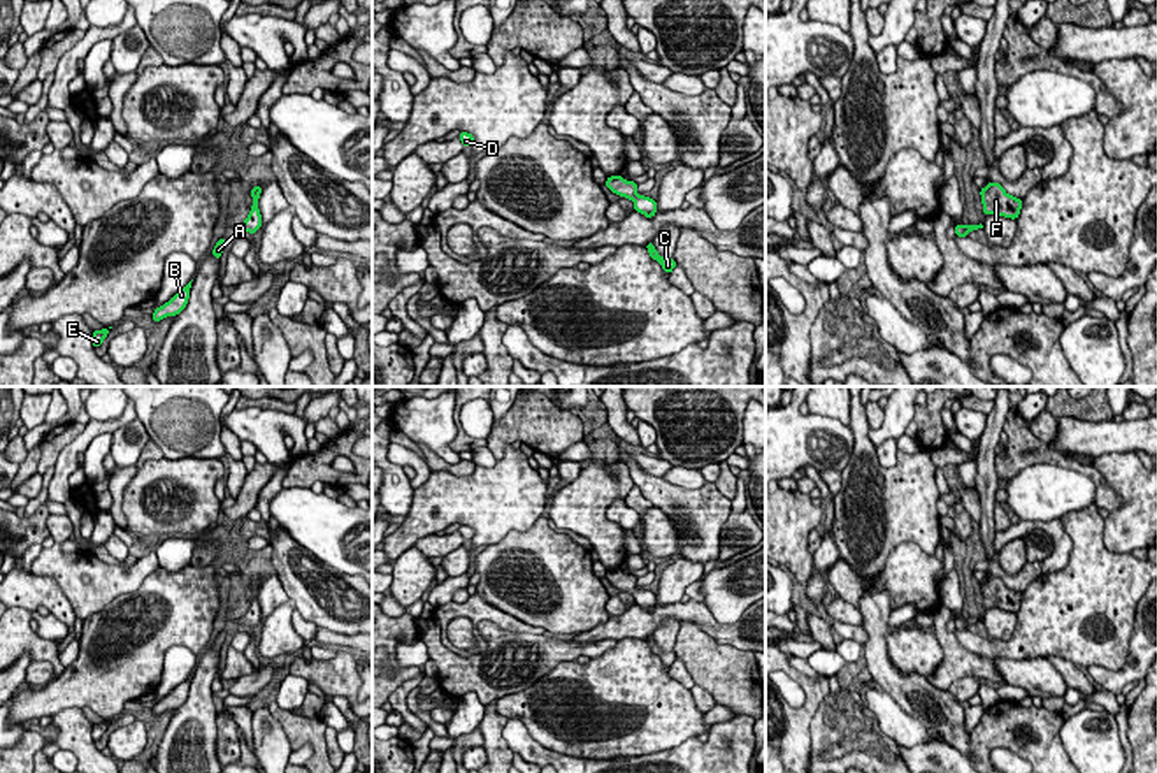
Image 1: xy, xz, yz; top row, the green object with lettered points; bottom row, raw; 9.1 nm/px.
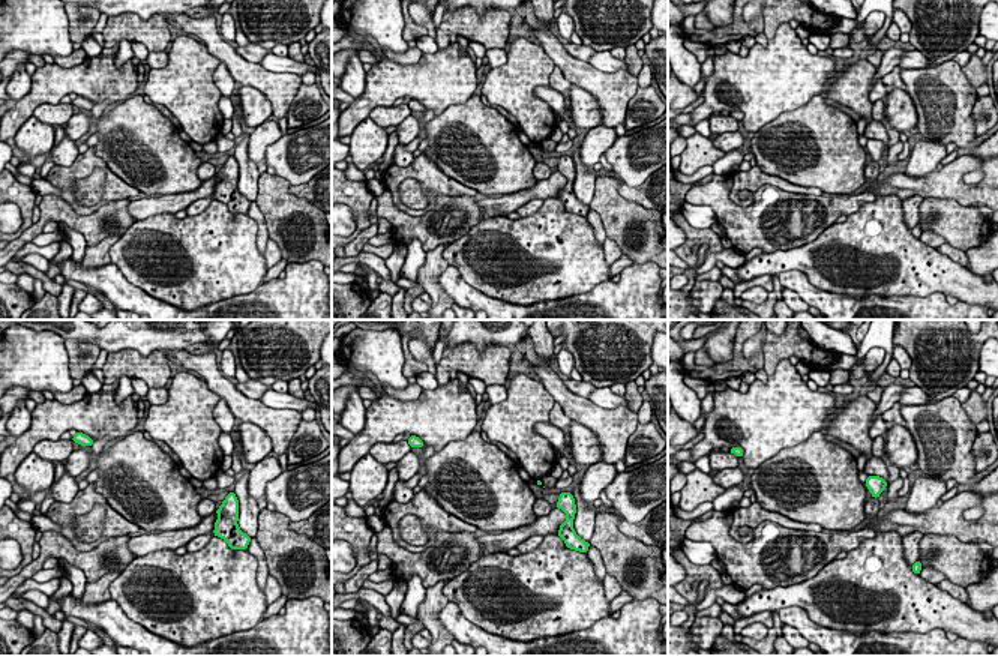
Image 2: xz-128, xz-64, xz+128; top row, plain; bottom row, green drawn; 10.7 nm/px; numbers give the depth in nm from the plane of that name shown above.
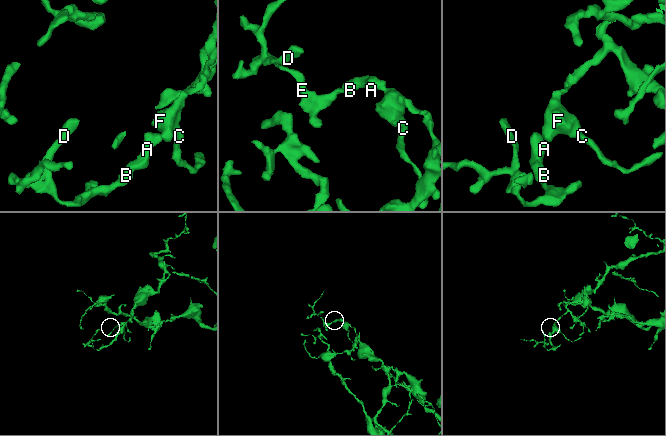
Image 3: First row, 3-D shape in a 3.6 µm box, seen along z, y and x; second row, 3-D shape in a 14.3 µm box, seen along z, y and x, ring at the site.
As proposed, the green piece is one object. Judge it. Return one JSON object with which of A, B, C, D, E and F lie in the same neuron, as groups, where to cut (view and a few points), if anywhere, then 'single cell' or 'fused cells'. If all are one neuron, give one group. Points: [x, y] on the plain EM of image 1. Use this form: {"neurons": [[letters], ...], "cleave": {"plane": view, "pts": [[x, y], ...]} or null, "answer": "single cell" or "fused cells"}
{"neurons": [["A", "B", "C", "D", "E", "F"]], "cleave": null, "answer": "single cell"}

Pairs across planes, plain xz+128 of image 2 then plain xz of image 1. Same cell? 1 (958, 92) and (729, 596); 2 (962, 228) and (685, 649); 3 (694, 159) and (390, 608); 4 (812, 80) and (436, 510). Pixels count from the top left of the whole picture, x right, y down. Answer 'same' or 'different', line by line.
1: different
2: same
3: different
4: same

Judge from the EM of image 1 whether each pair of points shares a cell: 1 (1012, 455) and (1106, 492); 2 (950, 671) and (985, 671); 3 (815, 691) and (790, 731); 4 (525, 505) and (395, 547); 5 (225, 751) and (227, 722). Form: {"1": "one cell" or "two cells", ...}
{"1": "one cell", "2": "one cell", "3": "one cell", "4": "one cell", "5": "one cell"}

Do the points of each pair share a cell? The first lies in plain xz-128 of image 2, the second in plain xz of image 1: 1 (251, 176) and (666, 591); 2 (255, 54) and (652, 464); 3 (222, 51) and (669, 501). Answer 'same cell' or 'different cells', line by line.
1: different cells
2: same cell
3: same cell

